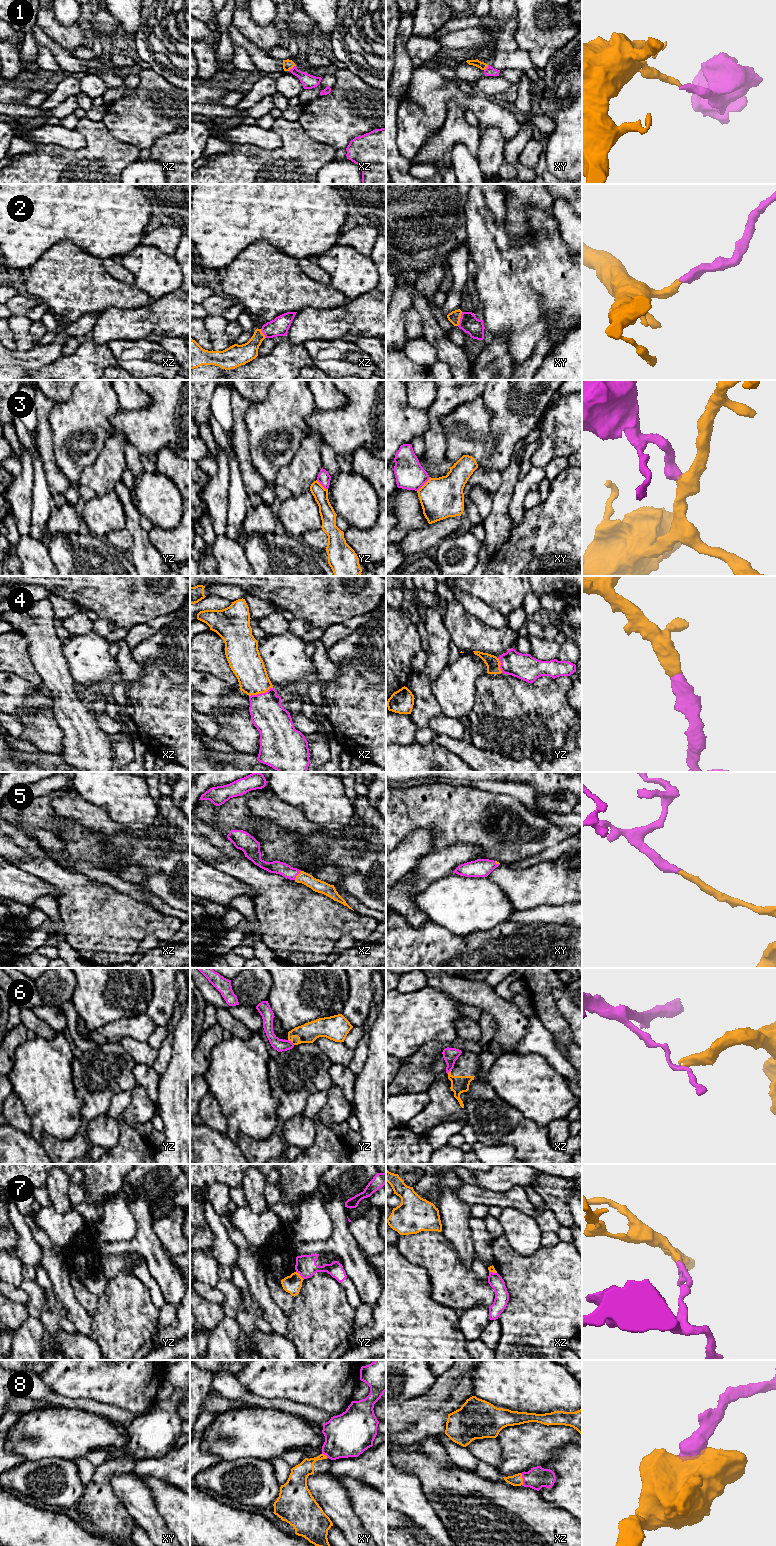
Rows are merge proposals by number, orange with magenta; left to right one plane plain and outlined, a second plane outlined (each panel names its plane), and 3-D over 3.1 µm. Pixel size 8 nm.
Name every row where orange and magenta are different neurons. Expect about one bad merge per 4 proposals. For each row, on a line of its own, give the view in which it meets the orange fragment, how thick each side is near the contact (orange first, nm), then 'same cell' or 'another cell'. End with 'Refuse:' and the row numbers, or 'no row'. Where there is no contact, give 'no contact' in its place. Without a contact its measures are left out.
1: xz | 80/110 nm | another cell
2: xy | 100/150 nm | same cell
3: xy | 320/240 nm | another cell
4: xz | 260/280 nm | same cell
5: xz | 100/100 nm | same cell
6: yz | 160/100 nm | another cell
7: yz | 150/170 nm | another cell
8: xz | 100/170 nm | same cell
Refuse: 1, 3, 6, 7

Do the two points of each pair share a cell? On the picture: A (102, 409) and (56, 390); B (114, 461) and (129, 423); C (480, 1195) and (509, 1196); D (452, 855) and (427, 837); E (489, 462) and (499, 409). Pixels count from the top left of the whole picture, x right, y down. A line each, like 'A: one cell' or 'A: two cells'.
A: two cells
B: two cells
C: one cell
D: two cells
E: one cell

